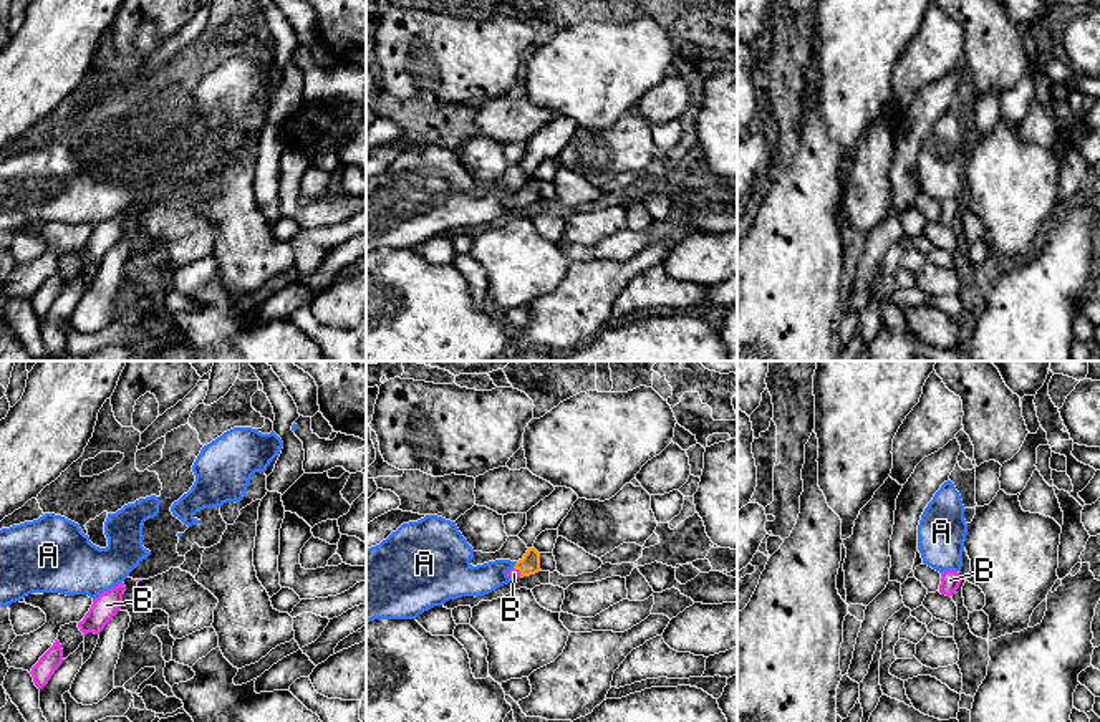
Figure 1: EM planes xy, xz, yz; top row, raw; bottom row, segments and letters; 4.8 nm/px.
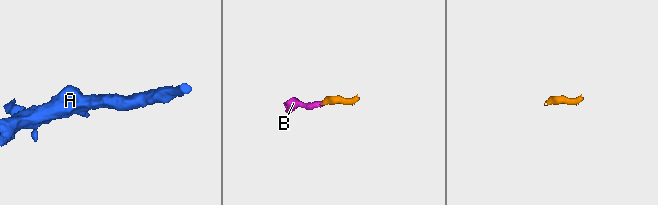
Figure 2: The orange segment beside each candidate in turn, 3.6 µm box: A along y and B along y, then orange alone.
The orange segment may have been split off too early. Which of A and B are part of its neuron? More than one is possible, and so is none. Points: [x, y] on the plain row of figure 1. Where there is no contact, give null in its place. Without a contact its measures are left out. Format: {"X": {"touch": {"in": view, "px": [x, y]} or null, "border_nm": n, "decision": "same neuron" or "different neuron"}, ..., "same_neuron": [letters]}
{"A": {"touch": {"in": "xz", "px": [516, 194]}, "border_nm": 50, "decision": "different neuron"}, "B": {"touch": {"in": "xz", "px": [519, 199]}, "border_nm": 60, "decision": "same neuron"}, "same_neuron": ["B"]}

